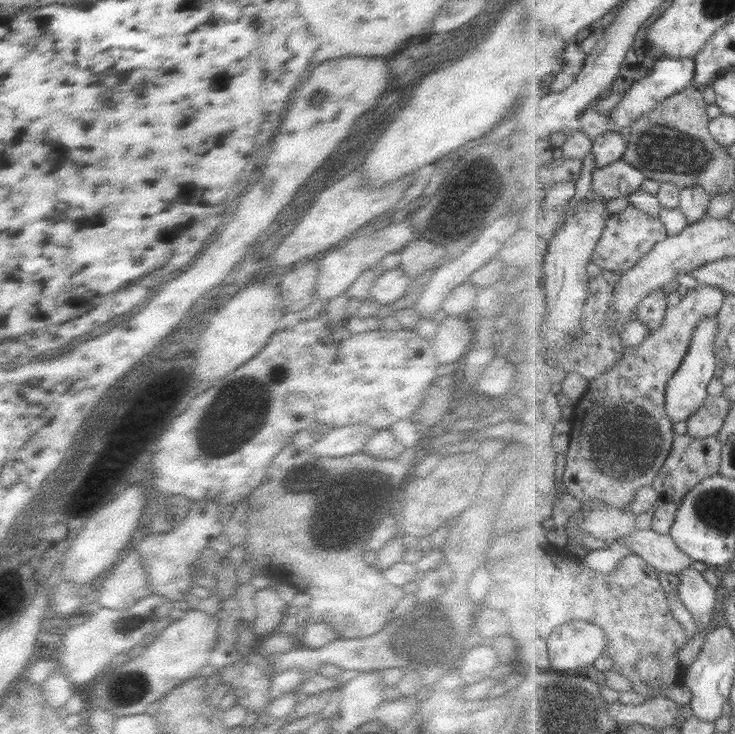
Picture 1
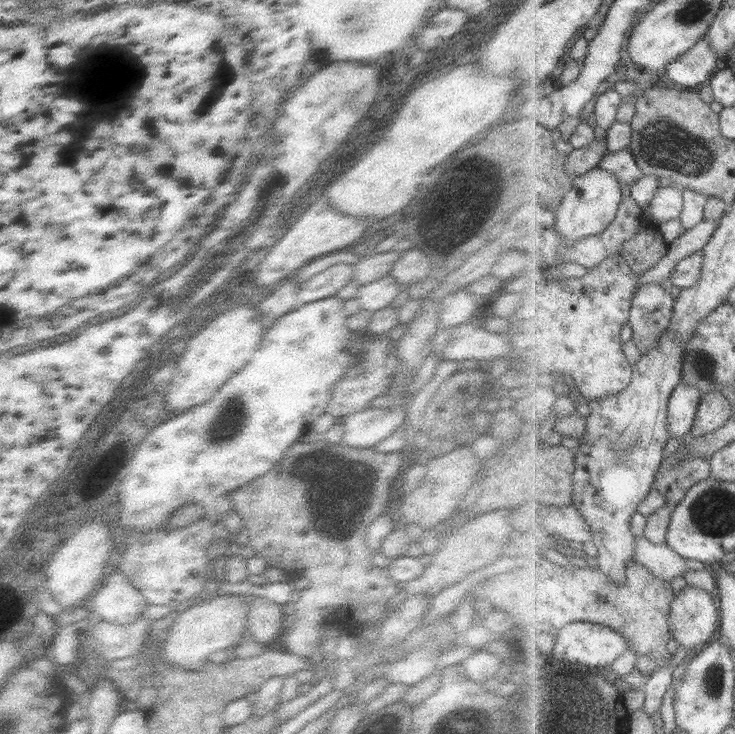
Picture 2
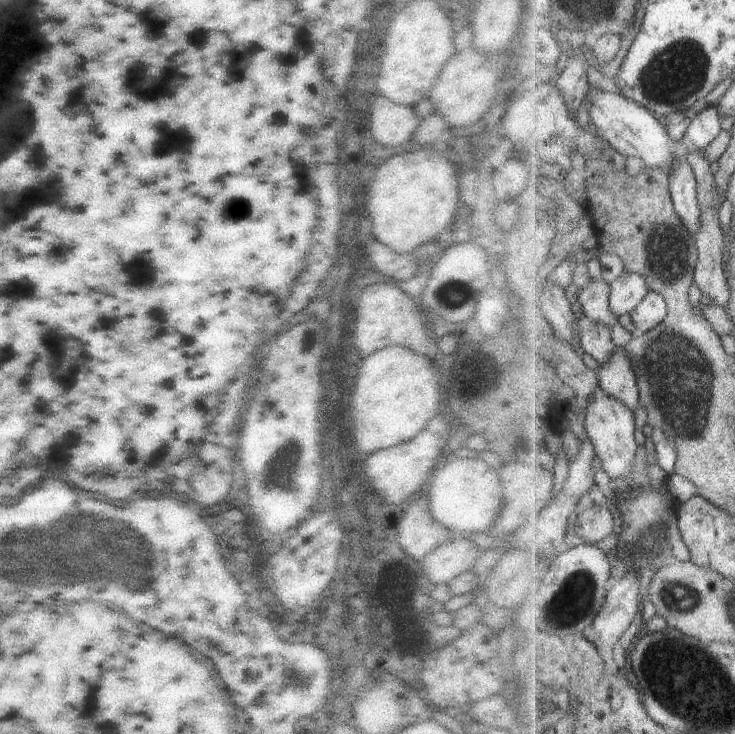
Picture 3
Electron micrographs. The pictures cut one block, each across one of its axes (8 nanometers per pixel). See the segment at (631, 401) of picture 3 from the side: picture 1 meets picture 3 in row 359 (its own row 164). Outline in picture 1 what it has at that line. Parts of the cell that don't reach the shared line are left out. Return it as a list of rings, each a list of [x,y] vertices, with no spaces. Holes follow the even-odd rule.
[[[620,160],[604,166],[595,168],[593,172],[592,192],[596,192],[602,198],[620,198],[630,196],[642,188],[646,182],[646,174],[626,160]]]

